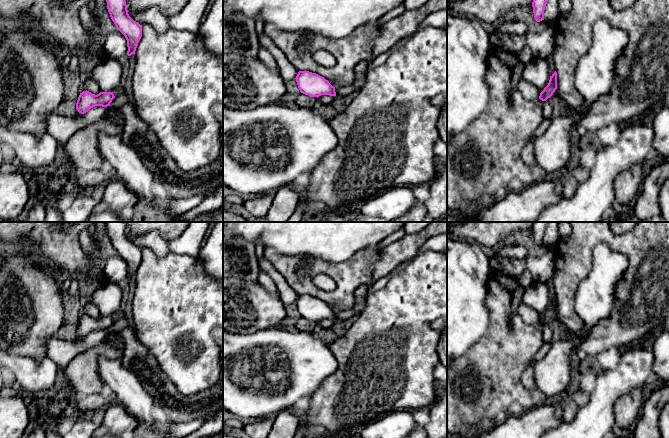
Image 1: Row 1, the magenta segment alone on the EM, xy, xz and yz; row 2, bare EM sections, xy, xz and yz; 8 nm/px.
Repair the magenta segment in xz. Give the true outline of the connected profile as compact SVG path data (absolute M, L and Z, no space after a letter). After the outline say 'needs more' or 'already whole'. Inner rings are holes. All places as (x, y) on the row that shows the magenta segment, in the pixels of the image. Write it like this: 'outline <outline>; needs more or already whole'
outline M299 71L296 82L301 93L311 97L336 96L335 87L324 77L309 71Z; already whole

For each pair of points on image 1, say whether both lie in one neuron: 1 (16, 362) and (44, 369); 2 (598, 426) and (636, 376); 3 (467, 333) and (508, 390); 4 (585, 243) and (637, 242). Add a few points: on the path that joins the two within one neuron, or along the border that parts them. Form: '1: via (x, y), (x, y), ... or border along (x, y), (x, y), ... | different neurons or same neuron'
1: via (23, 368), (37, 369) | same neuron
2: via (599, 412), (600, 405), (622, 383) | same neuron
3: border along (487, 323), (485, 332), (457, 358) | different neurons
4: via (598, 238), (610, 238), (616, 242), (624, 242) | same neuron

